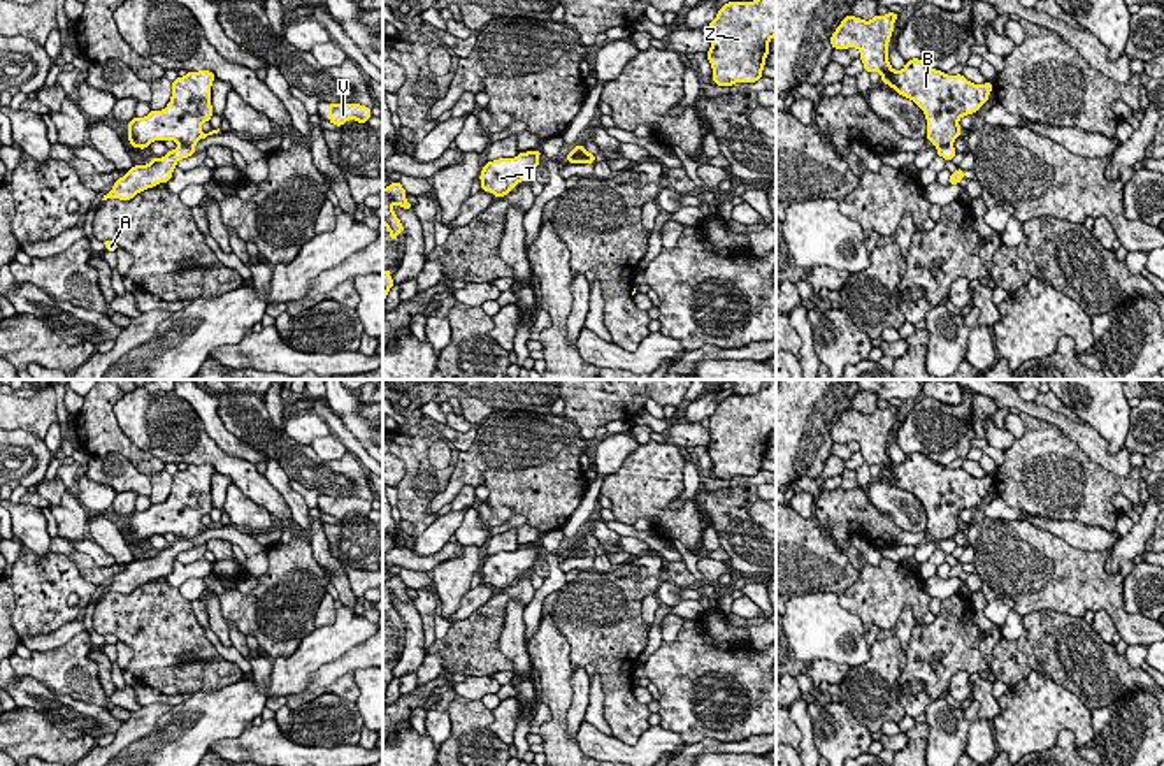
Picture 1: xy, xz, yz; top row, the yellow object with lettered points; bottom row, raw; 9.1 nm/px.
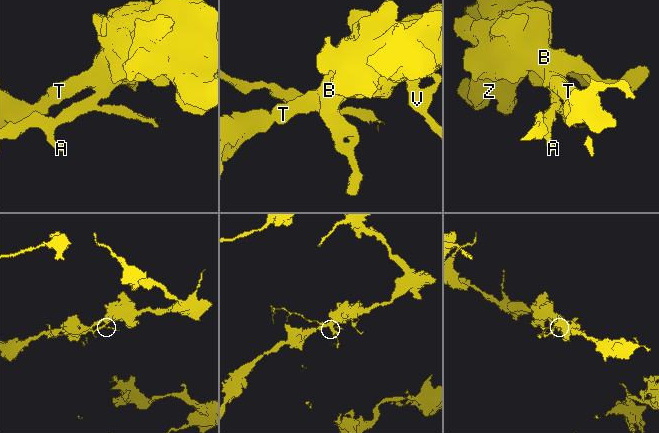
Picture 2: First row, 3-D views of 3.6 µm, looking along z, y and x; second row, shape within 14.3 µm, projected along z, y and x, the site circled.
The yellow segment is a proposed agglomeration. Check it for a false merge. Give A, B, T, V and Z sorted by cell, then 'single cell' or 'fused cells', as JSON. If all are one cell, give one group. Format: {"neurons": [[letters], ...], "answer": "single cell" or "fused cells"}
{"neurons": [["A"], ["B", "T", "V", "Z"]], "answer": "fused cells"}

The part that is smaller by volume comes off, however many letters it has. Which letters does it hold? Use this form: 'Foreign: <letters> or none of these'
Foreign: A

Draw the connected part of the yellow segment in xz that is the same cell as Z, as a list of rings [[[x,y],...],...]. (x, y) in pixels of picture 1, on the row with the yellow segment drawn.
[[[776,0],[725,4],[709,23],[708,60],[716,86],[758,81],[772,37],[776,37]]]

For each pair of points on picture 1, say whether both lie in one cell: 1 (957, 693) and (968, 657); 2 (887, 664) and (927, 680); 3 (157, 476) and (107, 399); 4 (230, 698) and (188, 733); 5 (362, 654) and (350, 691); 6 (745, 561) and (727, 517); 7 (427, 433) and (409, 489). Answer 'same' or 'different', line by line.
1: different
2: different
3: same
4: same
5: same
6: same
7: same

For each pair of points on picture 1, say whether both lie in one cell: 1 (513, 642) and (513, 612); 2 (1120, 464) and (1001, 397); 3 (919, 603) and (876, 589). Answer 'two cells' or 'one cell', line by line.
1: one cell
2: one cell
3: one cell

